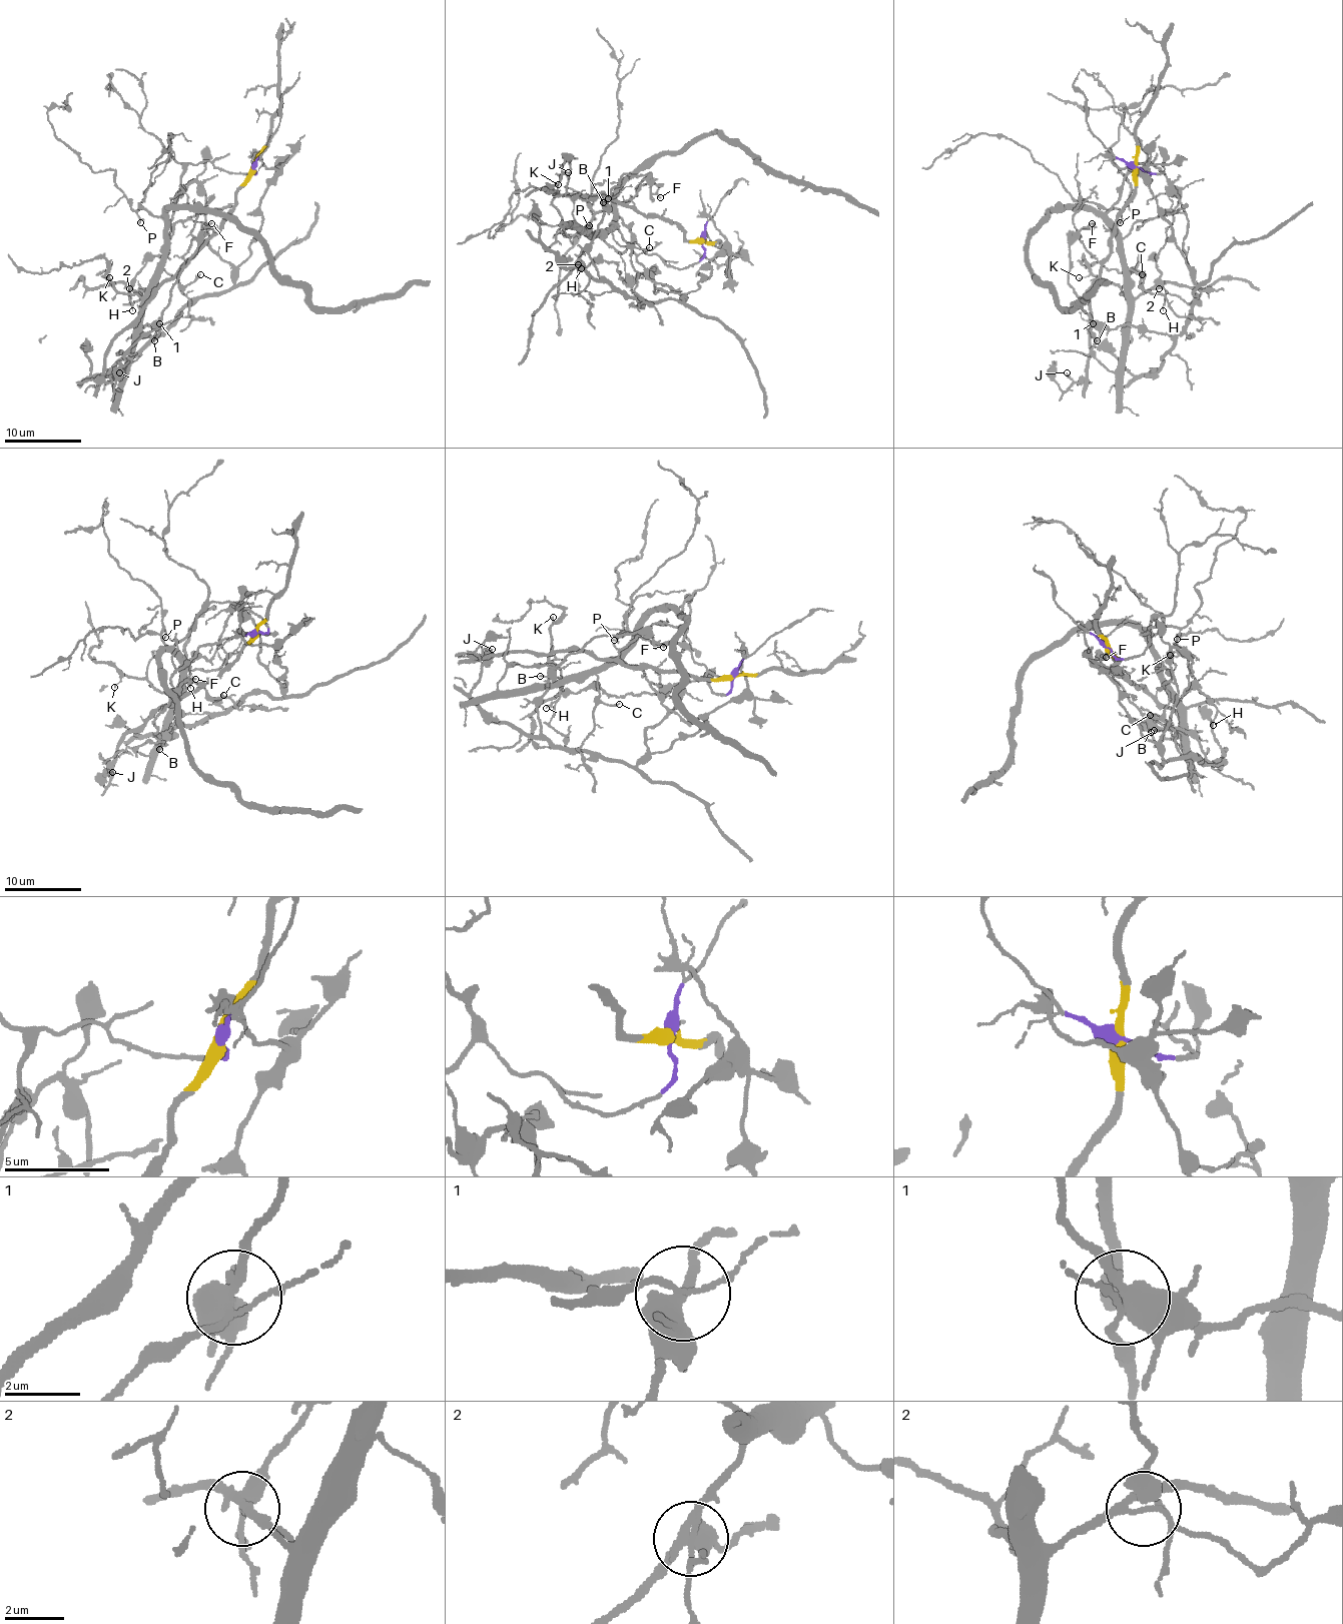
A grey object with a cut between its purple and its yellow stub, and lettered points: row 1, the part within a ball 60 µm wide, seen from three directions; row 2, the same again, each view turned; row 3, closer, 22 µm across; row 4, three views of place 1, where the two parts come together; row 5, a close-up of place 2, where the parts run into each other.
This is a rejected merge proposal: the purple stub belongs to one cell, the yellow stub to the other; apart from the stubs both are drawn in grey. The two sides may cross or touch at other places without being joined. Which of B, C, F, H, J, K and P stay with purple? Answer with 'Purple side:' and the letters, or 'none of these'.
Purple side: C, H, K, P

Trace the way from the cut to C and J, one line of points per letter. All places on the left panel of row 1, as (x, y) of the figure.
C: (253, 165), (253, 173), (234, 173), (197, 162), (180, 179), (167, 213), (163, 268), (184, 286), (199, 274)
J: (253, 165), (253, 175), (239, 188), (224, 223), (157, 289), (110, 347), (102, 377), (110, 381), (119, 371)

